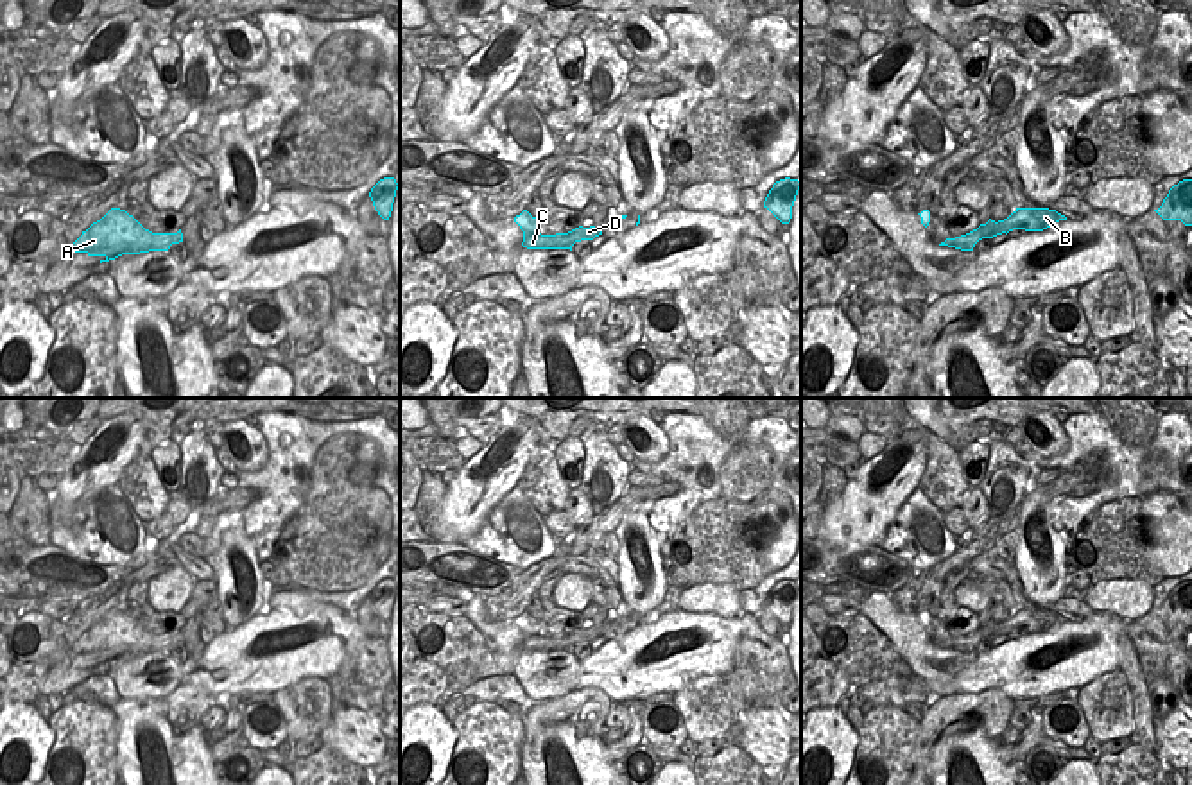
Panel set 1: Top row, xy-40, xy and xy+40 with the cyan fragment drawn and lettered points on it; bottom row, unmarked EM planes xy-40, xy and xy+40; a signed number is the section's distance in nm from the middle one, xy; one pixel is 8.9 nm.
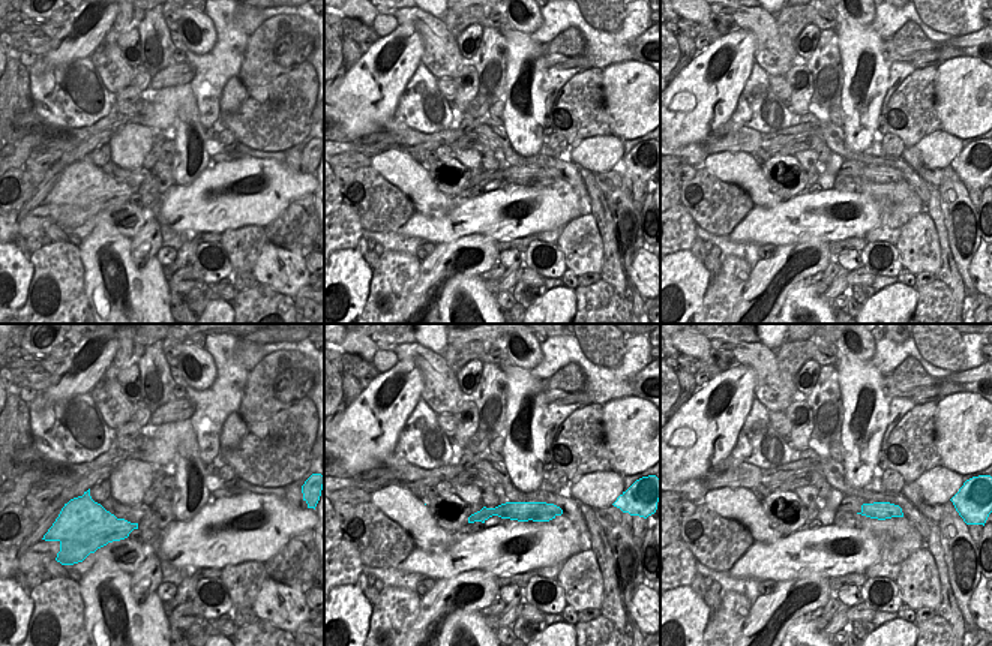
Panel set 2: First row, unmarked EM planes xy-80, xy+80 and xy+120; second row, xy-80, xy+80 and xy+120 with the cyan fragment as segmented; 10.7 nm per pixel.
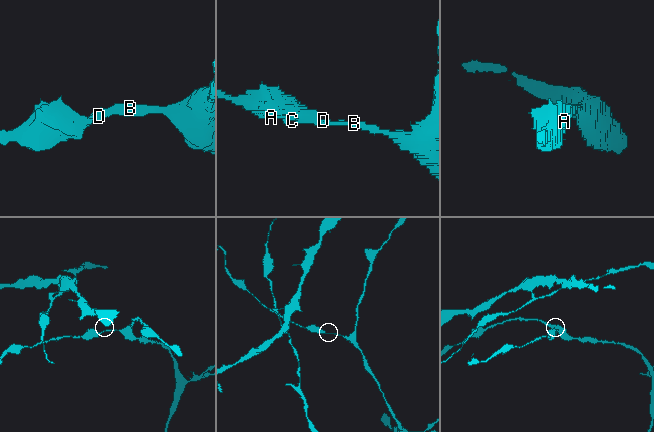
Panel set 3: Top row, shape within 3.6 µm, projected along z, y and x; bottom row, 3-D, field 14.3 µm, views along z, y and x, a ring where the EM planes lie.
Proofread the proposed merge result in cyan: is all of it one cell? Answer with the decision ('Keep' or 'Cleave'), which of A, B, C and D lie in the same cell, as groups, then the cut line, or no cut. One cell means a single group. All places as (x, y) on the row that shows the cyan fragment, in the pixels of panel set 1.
Keep. Groups: A B C D. No split.

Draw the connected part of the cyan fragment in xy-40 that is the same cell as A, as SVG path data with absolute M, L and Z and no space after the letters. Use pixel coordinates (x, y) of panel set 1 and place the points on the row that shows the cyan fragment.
M111 208L100 220L82 231L72 244L70 253L100 256L102 263L122 254L168 251L172 244L179 242L183 242L181 229L177 233L152 233L125 210Z

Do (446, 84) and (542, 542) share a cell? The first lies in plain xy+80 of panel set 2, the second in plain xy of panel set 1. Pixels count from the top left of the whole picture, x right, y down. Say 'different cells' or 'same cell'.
different cells

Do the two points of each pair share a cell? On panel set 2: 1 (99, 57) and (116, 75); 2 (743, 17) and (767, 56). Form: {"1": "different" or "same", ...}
{"1": "same", "2": "same"}

